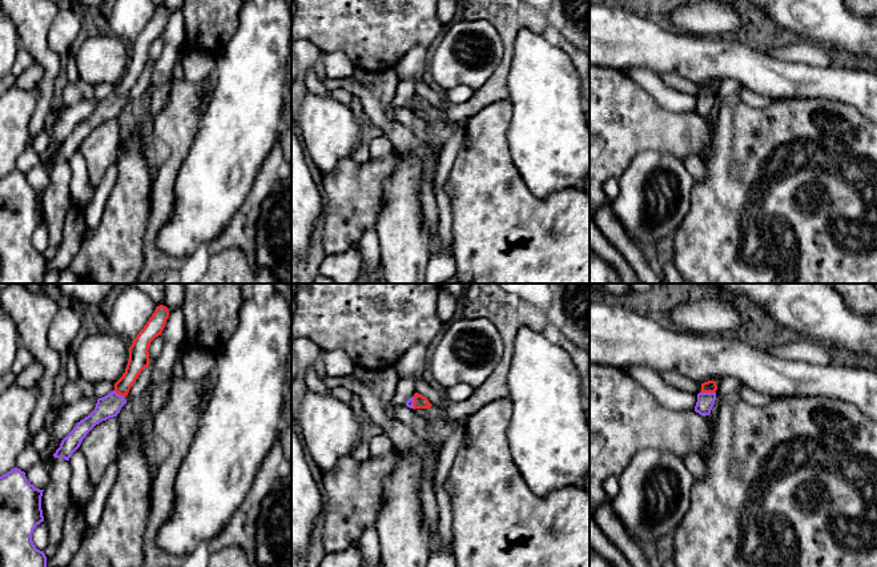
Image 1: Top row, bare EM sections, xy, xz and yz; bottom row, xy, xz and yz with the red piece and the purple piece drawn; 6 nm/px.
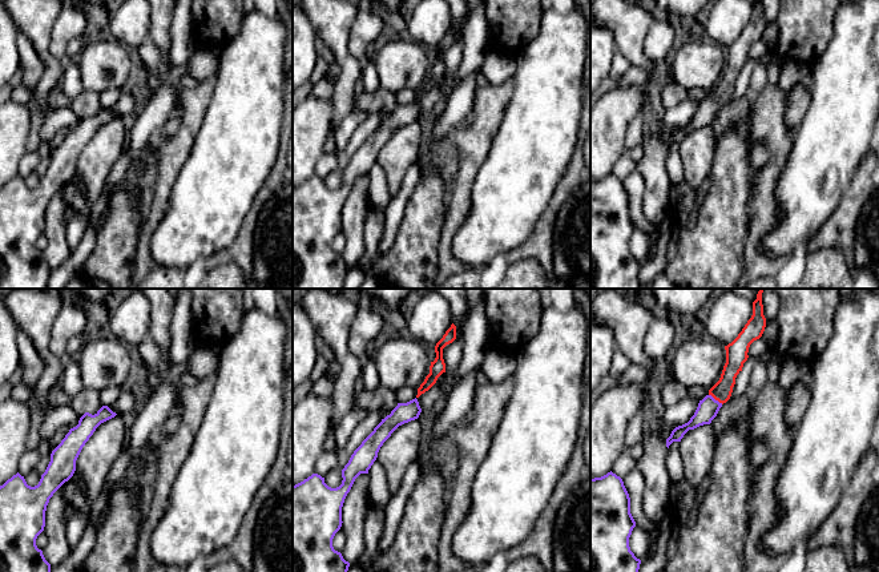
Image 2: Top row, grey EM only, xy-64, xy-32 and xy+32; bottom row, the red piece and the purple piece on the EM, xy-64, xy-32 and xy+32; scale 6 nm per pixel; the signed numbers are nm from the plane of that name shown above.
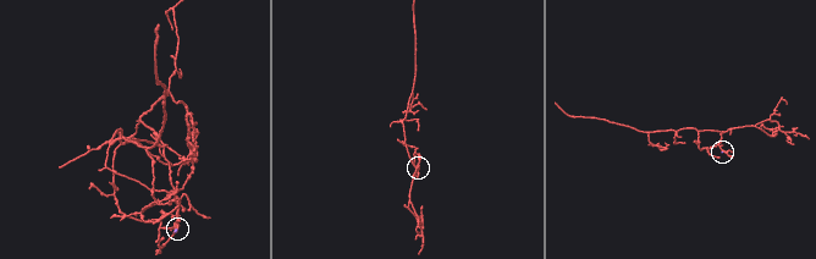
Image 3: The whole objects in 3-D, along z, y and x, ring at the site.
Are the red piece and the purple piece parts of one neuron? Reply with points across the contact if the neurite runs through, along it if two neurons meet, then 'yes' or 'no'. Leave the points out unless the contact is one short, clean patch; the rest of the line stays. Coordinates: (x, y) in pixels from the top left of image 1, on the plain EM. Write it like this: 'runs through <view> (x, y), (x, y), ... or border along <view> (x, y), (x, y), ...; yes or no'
runs through yz (709, 88), (708, 93), (705, 103); yes

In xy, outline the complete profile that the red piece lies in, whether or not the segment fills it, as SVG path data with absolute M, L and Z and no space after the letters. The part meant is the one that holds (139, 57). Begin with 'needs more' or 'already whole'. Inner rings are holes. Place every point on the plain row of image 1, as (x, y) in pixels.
needs more; M160 7L156 9L144 31L132 43L133 45L129 49L129 63L125 75L114 85L114 92L97 101L94 112L77 124L73 132L61 142L60 149L53 156L55 160L69 162L72 156L80 149L83 141L96 126L117 118L121 109L126 105L125 98L130 89L138 80L140 75L149 68L149 47L156 39L161 37L168 19L169 12L166 8Z

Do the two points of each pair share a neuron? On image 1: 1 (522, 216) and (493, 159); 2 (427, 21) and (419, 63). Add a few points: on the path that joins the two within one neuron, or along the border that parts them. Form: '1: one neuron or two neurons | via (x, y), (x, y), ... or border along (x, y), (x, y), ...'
1: one neuron | via (507, 201), (493, 187), (493, 173)
2: two neurons | border along (429, 48), (413, 45), (395, 63)

